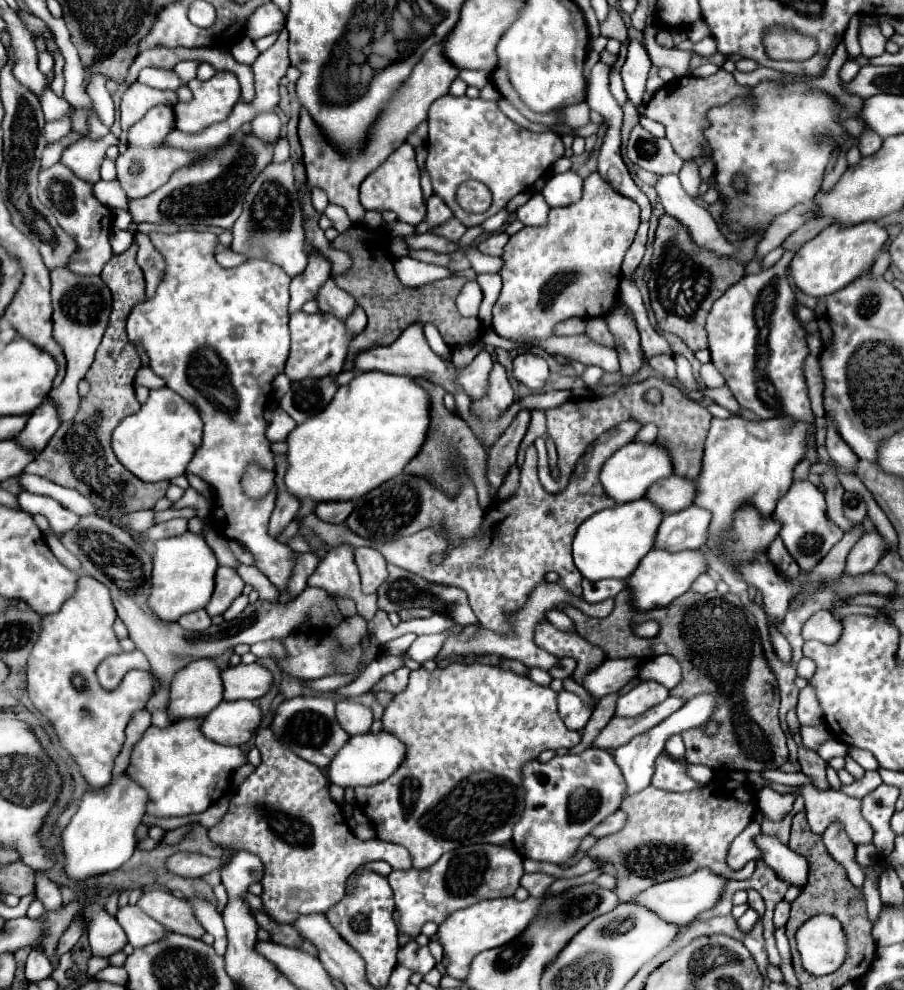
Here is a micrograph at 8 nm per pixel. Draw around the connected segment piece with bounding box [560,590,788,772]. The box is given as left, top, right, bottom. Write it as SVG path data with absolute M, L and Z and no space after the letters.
M688 590L666 608L644 612L644 622L654 620L660 624L660 632L654 638L634 634L634 622L630 620L632 610L624 592L616 596L616 606L606 618L590 618L572 606L560 606L560 610L574 620L584 640L604 650L606 658L648 660L658 654L674 656L682 666L682 682L670 690L670 696L684 698L684 702L700 694L712 694L716 698L710 720L718 722L718 732L710 736L704 732L704 726L682 732L686 744L684 758L688 762L706 764L714 770L764 772L780 768L788 760L786 736L778 722L778 680L766 662L756 620L736 594L696 594Z

